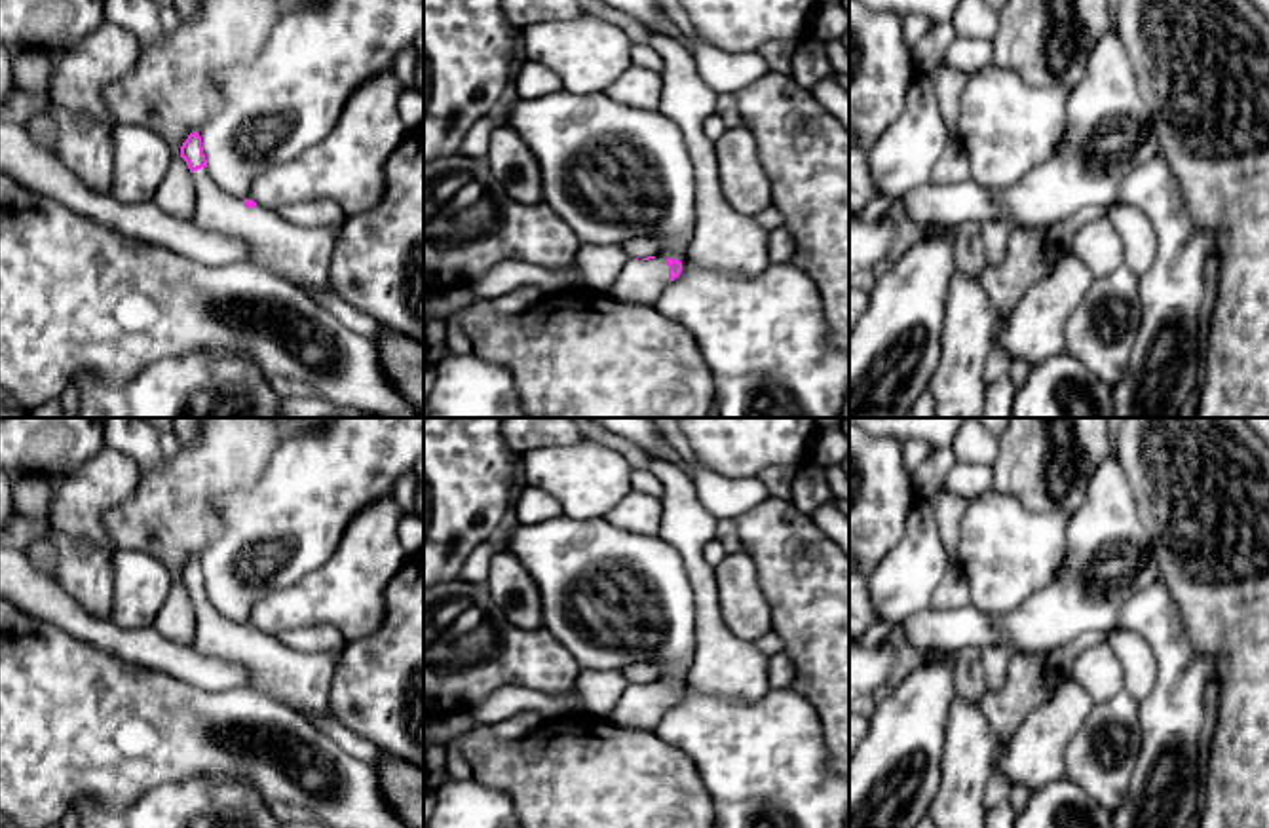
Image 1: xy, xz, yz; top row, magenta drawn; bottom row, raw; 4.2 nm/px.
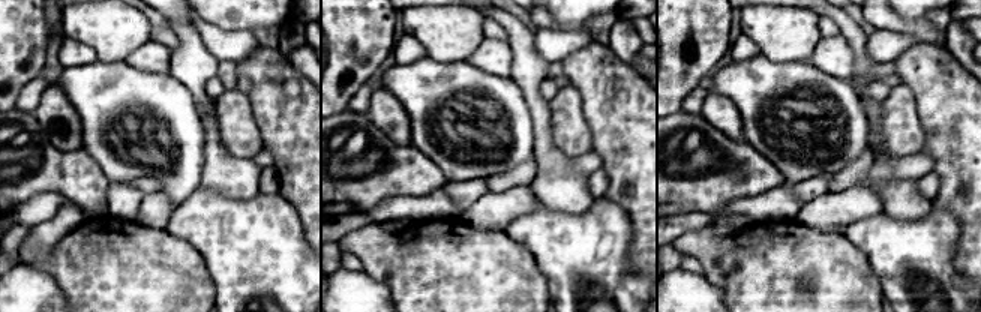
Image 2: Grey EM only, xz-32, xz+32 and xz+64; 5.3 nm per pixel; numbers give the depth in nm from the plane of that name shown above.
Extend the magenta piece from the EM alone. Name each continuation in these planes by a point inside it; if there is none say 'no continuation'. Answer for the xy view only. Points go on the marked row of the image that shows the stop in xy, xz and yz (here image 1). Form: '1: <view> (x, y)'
1: xy (301, 255)

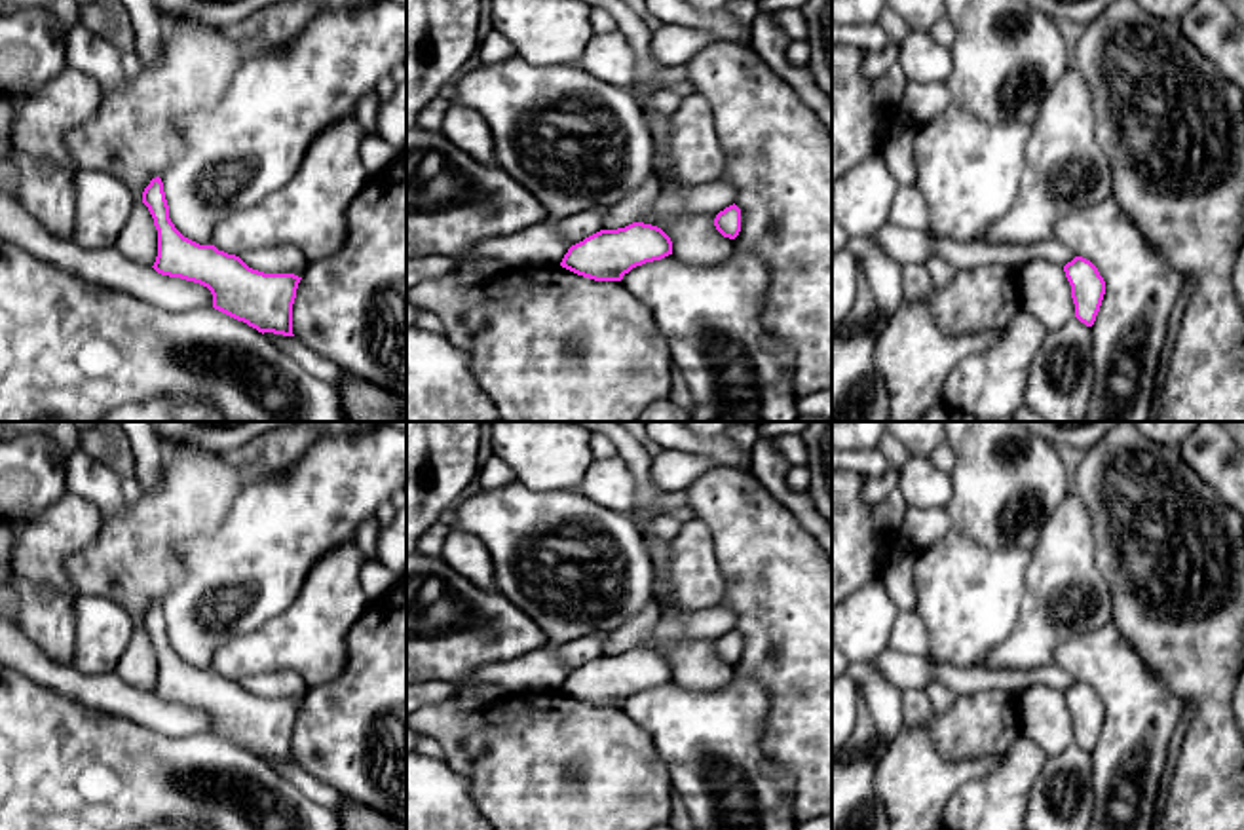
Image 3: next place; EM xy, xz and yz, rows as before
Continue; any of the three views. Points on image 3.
no continuation

